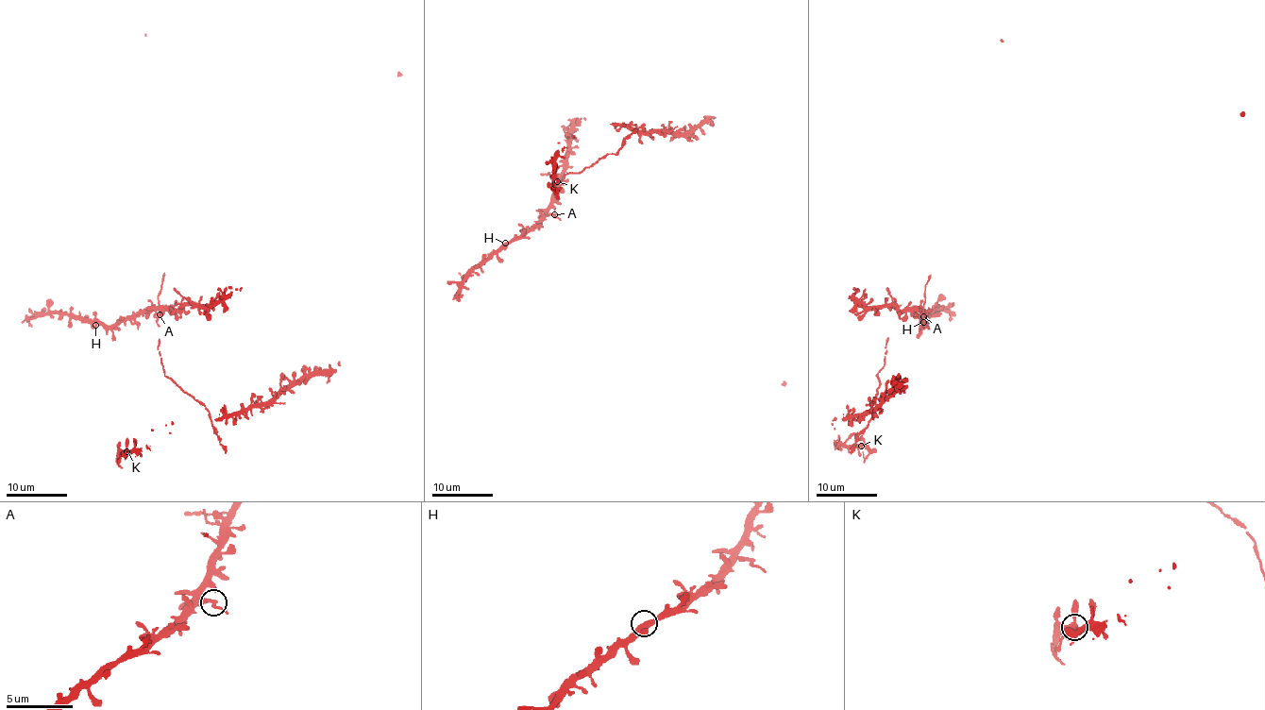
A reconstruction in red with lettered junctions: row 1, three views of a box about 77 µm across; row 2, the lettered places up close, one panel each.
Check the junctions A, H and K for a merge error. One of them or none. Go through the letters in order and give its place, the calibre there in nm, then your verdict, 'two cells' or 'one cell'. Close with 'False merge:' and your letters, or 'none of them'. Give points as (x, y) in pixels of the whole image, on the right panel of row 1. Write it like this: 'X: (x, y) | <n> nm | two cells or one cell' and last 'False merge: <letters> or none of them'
A: (923, 316) | 200 nm | two cells
H: (923, 322) | 340 nm | one cell
K: (861, 446) | 280 nm | one cell
False merge: A

